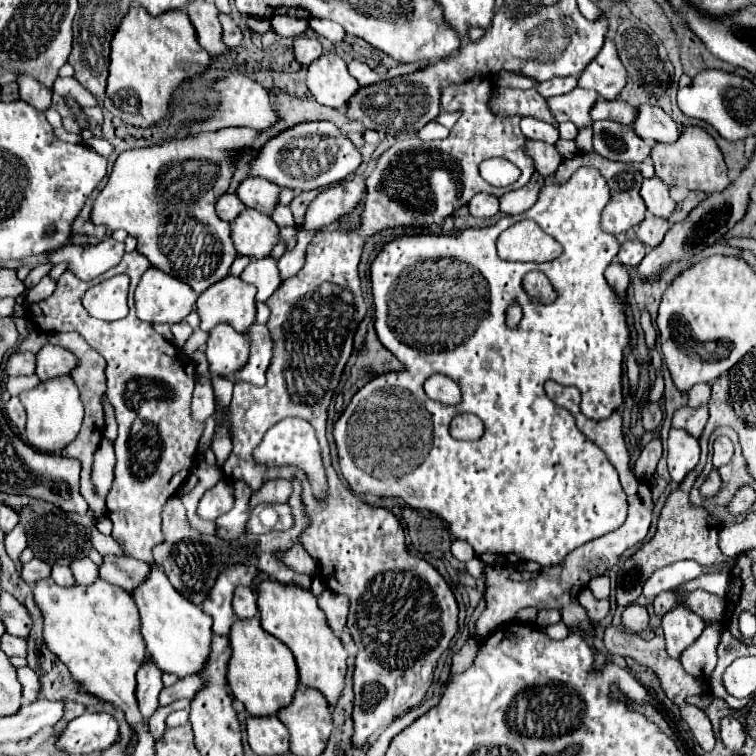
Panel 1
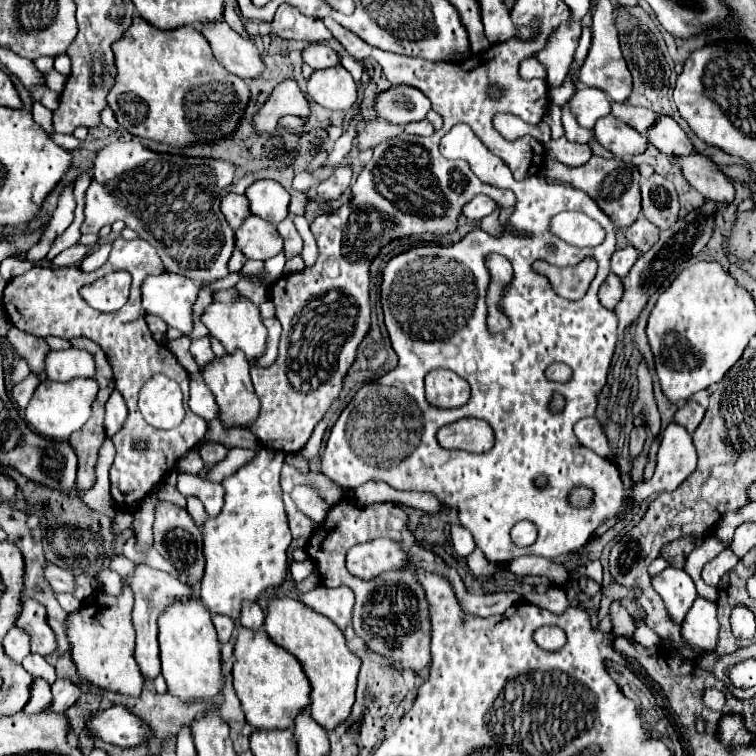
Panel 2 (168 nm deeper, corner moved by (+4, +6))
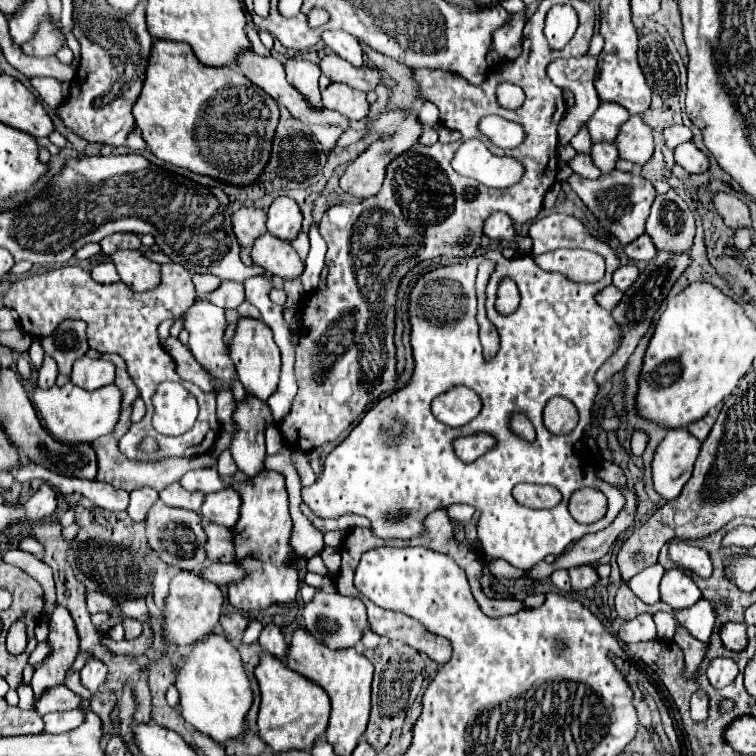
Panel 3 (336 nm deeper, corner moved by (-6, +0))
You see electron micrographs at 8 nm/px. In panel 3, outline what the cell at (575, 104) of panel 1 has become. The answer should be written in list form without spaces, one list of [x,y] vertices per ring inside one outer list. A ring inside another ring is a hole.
[[[600,103],[588,121],[588,131],[592,141],[614,141],[618,127],[628,121],[630,113],[616,103]]]

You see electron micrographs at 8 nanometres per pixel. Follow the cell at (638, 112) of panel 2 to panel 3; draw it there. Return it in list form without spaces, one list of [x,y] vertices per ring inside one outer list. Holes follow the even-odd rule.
[[[672,125],[662,131],[662,141],[666,143],[668,149],[676,149],[680,143],[690,139],[692,139],[692,131],[686,125]]]

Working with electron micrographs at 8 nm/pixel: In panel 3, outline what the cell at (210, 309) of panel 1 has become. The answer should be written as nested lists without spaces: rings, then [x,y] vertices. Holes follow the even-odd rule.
[[[240,317],[236,323],[234,339],[230,343],[230,355],[232,355],[232,361],[236,363],[236,373],[246,393],[256,395],[258,399],[266,401],[274,393],[280,379],[280,349],[274,341],[272,329],[260,319]]]

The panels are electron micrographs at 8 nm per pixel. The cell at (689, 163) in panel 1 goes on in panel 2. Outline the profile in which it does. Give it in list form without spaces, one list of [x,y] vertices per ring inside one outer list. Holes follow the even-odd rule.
[[[692,153],[690,157],[676,157],[676,161],[680,163],[686,181],[704,199],[712,199],[718,205],[728,205],[734,201],[736,191],[732,181],[716,171],[716,165],[708,157]]]

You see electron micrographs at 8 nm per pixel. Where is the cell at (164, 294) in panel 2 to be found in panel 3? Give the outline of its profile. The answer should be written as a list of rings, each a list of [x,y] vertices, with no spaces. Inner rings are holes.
[[[196,297],[192,307],[188,307],[188,311],[184,311],[182,315],[184,321],[184,329],[190,333],[190,351],[196,357],[196,361],[210,371],[212,377],[216,377],[220,381],[222,387],[230,387],[232,379],[236,377],[236,369],[232,359],[228,357],[228,349],[222,341],[224,329],[226,329],[226,319],[224,319],[224,309],[212,305],[208,299],[204,297]],[[216,361],[216,363],[214,363]]]

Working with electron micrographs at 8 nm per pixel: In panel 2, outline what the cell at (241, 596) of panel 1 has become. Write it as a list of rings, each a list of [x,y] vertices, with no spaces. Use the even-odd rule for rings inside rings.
[[[246,603],[242,607],[242,615],[240,615],[240,623],[248,629],[262,629],[264,625],[264,611],[260,609],[258,603]]]

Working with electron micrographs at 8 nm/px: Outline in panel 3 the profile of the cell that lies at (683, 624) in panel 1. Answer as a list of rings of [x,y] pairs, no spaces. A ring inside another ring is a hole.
[[[670,569],[660,583],[660,599],[674,609],[684,609],[700,601],[702,593],[690,575],[684,575],[682,569]]]

